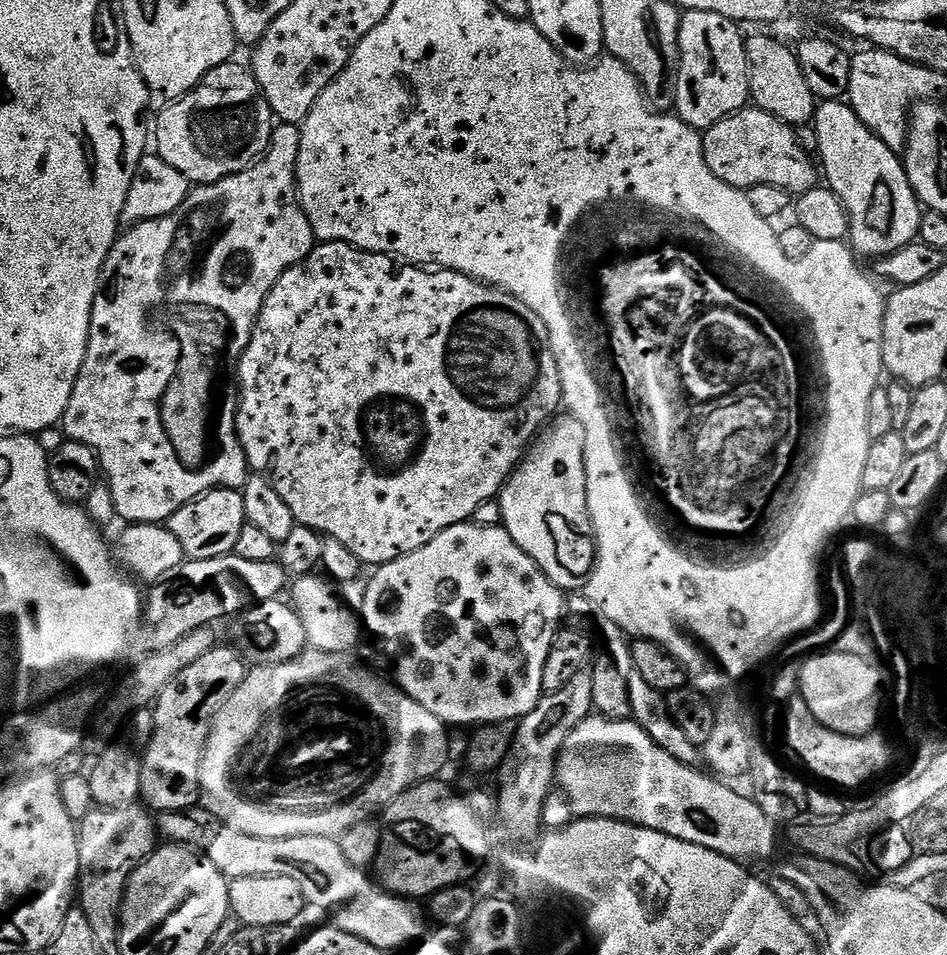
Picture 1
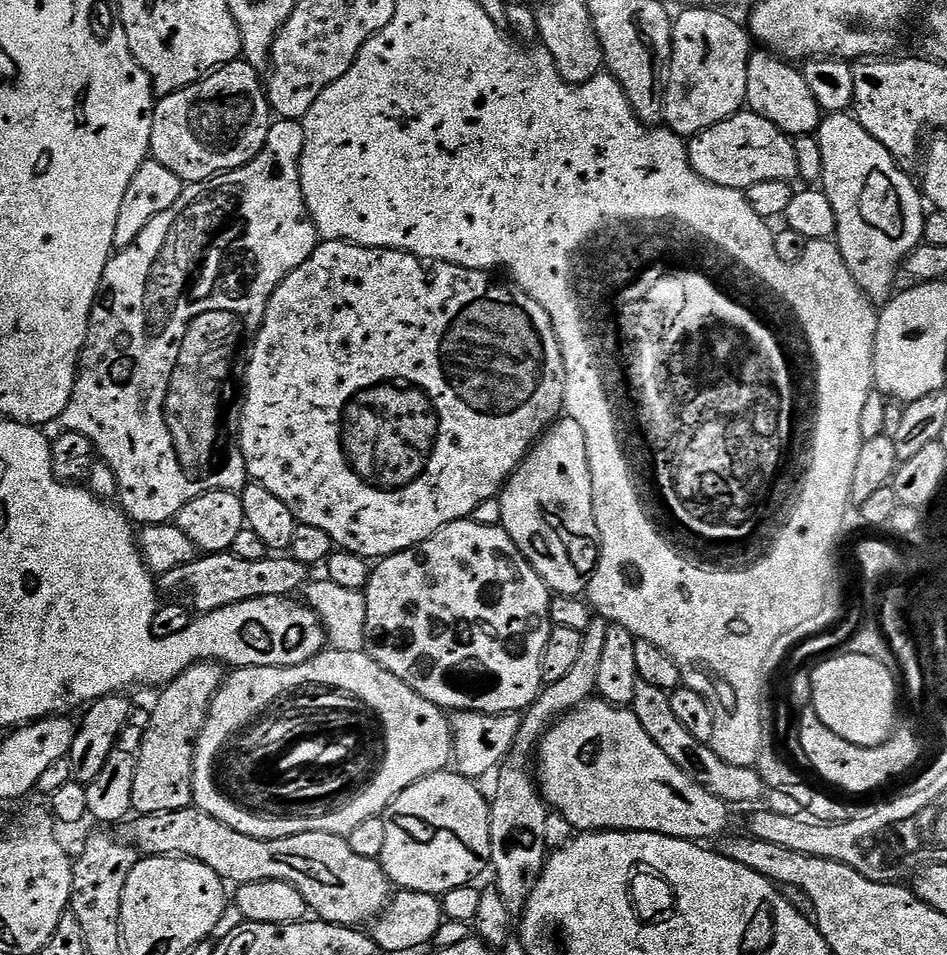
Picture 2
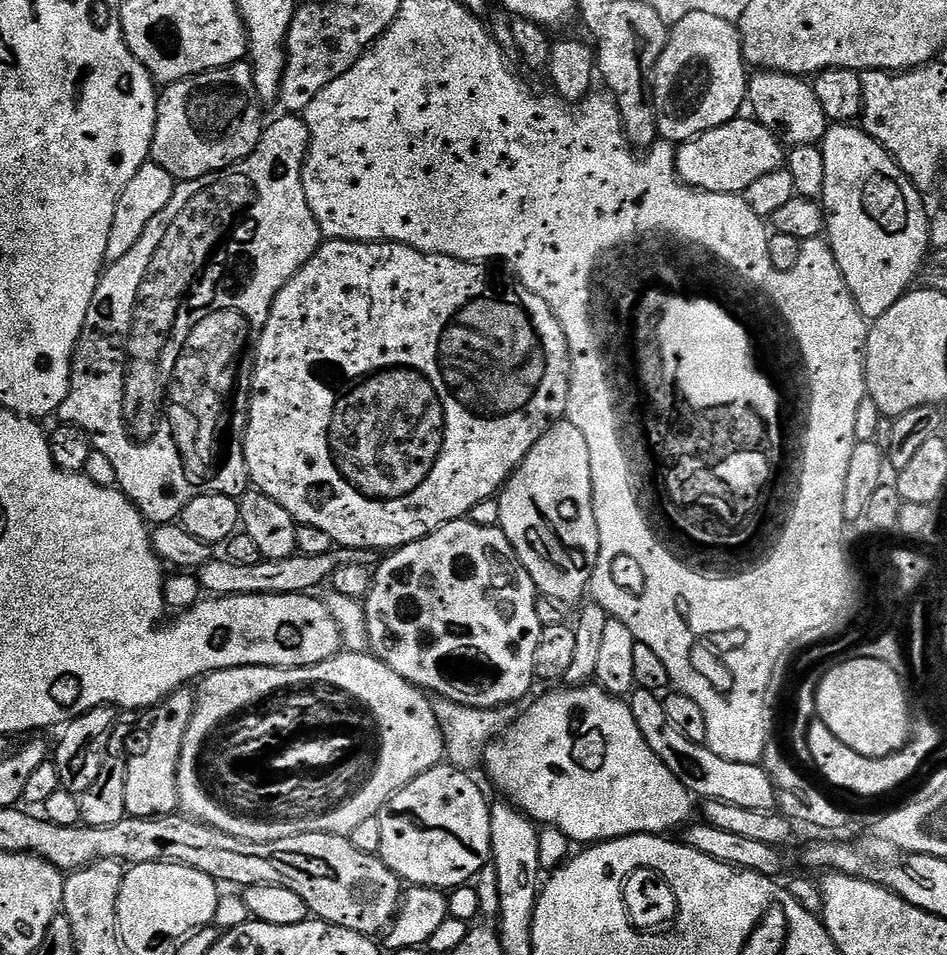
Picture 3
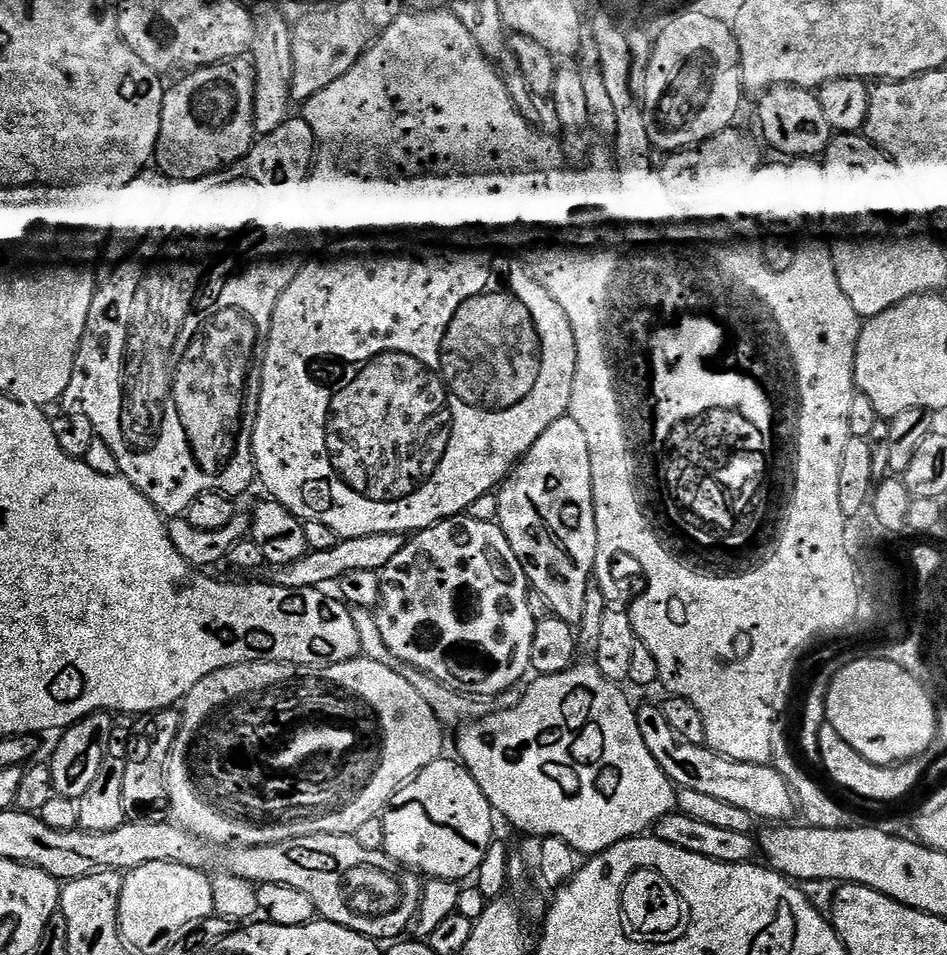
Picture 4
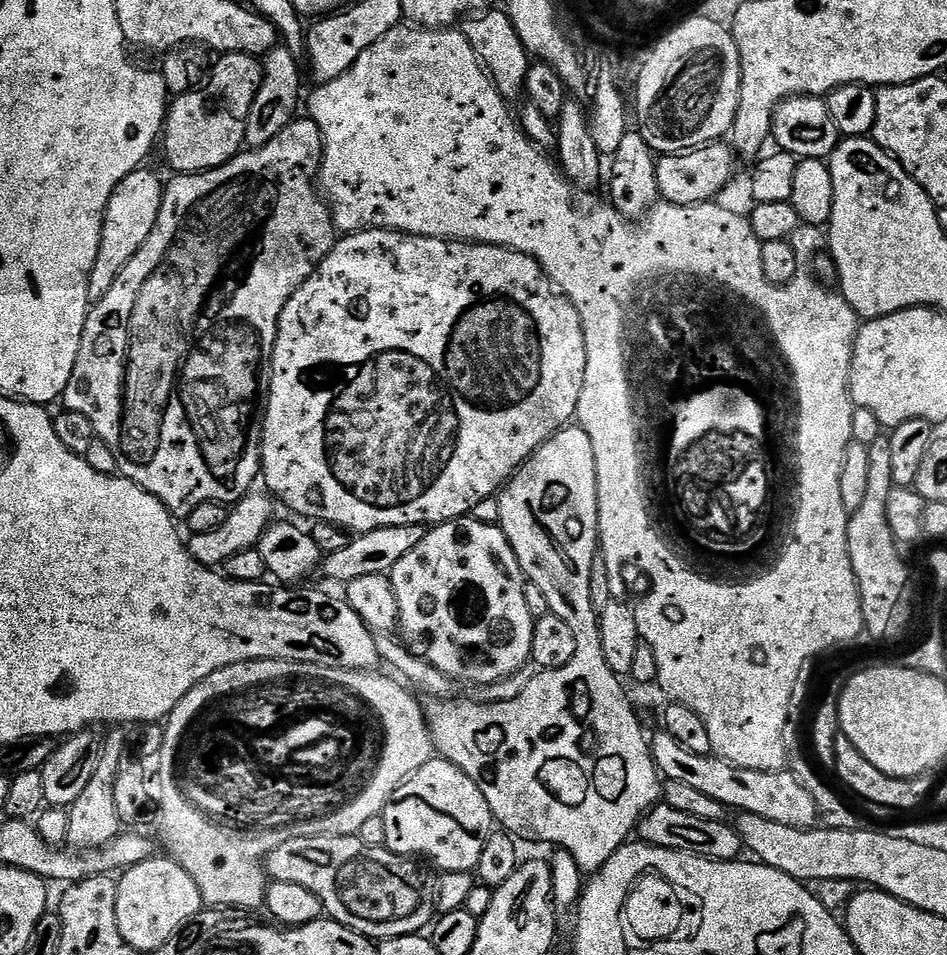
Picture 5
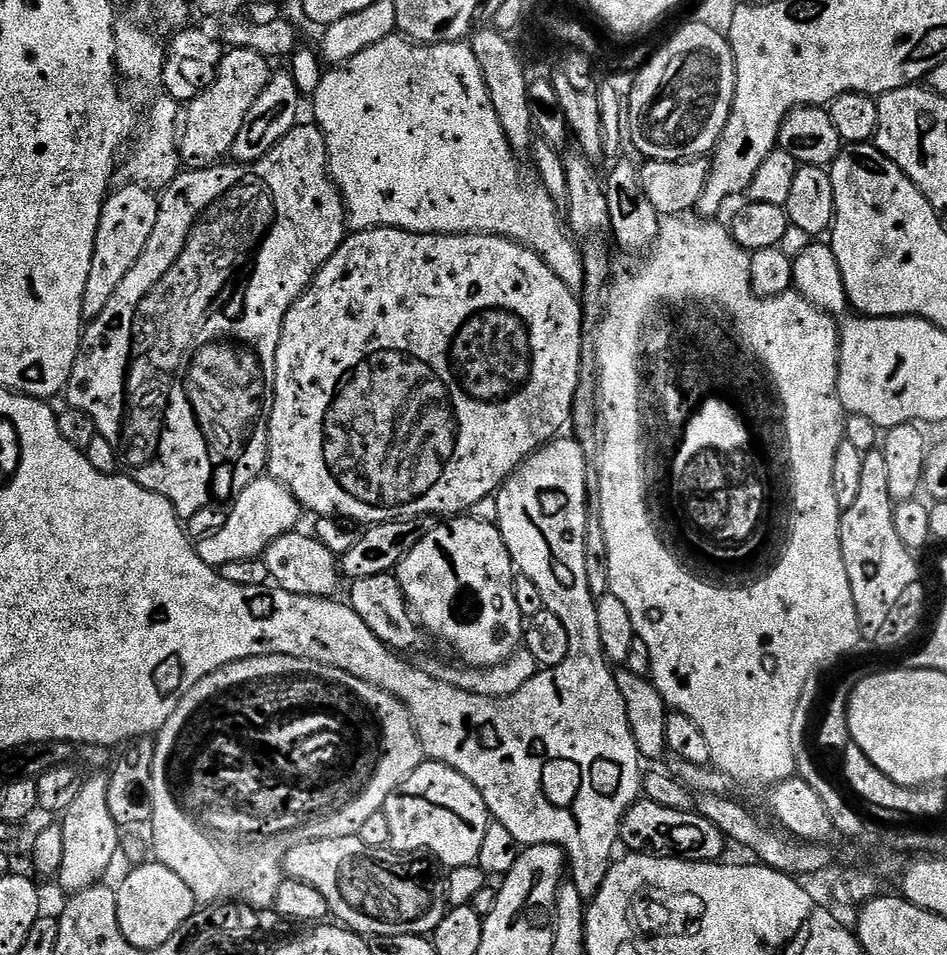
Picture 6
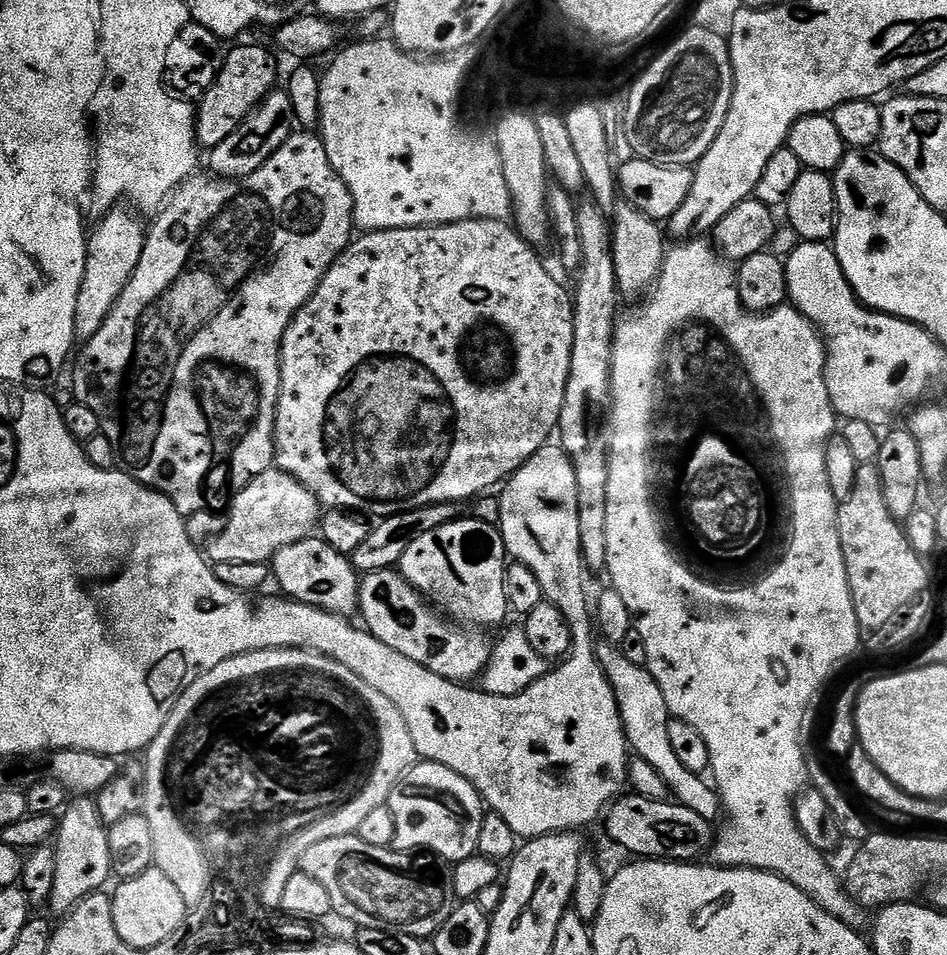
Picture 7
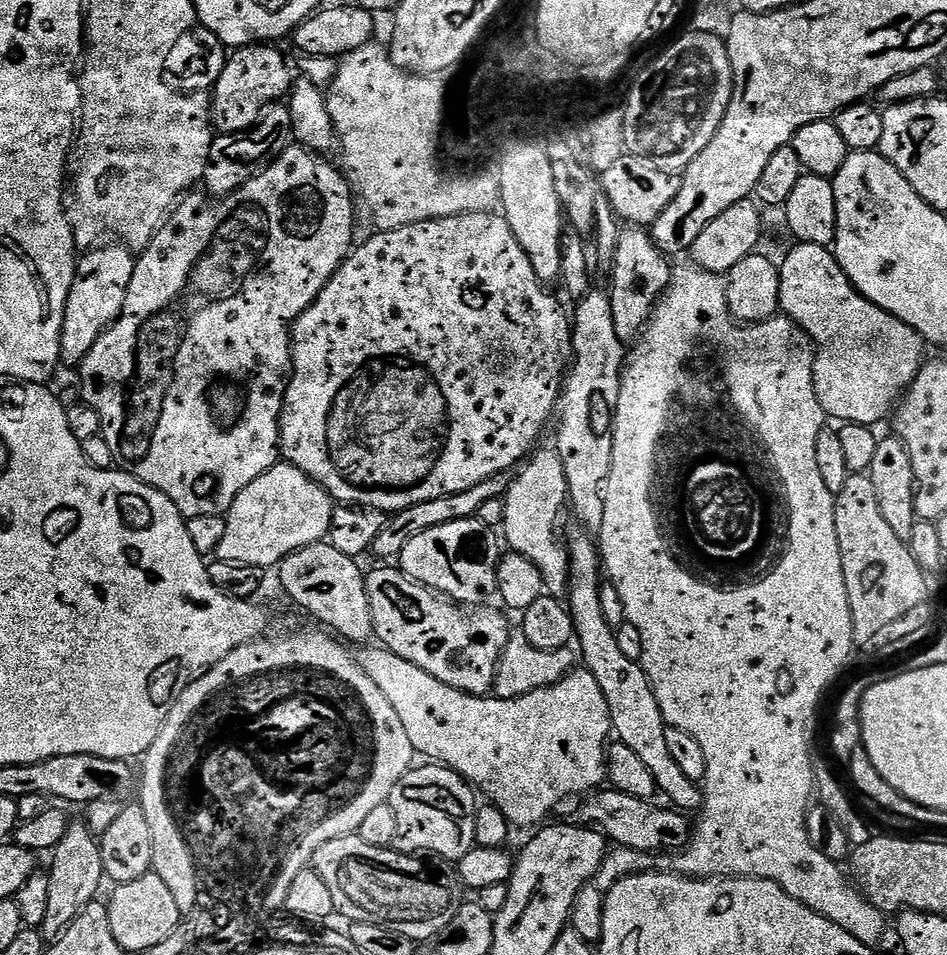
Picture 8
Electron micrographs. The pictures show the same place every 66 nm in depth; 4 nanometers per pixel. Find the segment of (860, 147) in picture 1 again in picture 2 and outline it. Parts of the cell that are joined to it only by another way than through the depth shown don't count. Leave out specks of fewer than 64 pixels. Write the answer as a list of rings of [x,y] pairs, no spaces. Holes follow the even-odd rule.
[[[833,112],[821,119],[818,139],[822,150],[822,191],[834,206],[836,235],[834,243],[840,247],[846,270],[858,282],[858,286],[873,302],[884,302],[893,295],[892,283],[902,272],[905,260],[924,239],[924,217],[926,200],[921,189],[908,177],[909,173],[901,168],[886,146],[870,134],[856,121],[855,115],[848,112]]]

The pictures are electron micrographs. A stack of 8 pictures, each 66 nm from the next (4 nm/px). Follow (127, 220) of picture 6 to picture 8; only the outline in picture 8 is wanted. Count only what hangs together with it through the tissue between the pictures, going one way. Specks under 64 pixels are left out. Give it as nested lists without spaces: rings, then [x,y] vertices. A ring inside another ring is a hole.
[[[108,242],[85,251],[76,265],[76,281],[70,286],[70,298],[64,315],[64,341],[60,358],[65,365],[78,366],[90,354],[94,342],[119,318],[126,302],[126,290],[136,269],[133,249]]]

